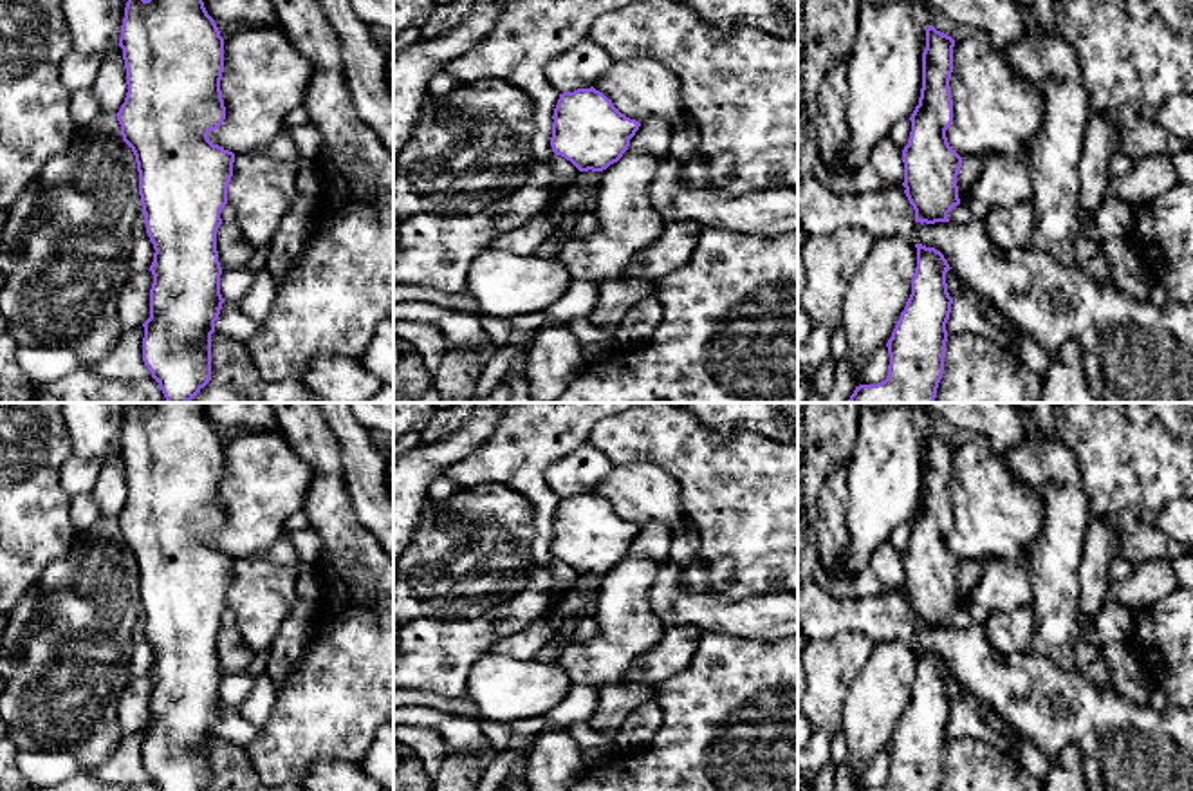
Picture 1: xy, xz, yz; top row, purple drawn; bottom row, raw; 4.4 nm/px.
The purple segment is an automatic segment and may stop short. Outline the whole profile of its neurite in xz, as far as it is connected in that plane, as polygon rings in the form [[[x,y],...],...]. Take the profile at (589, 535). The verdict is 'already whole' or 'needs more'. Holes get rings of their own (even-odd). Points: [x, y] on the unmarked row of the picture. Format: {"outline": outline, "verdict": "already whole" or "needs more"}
{"outline": [[[594,491],[560,498],[552,524],[552,556],[579,576],[603,576],[617,567],[641,531]]], "verdict": "already whole"}

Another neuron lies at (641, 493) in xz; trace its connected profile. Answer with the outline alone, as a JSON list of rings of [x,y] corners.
[[[648,462],[614,466],[594,493],[603,497],[621,518],[639,527],[661,522],[673,531],[686,520],[679,482]]]

